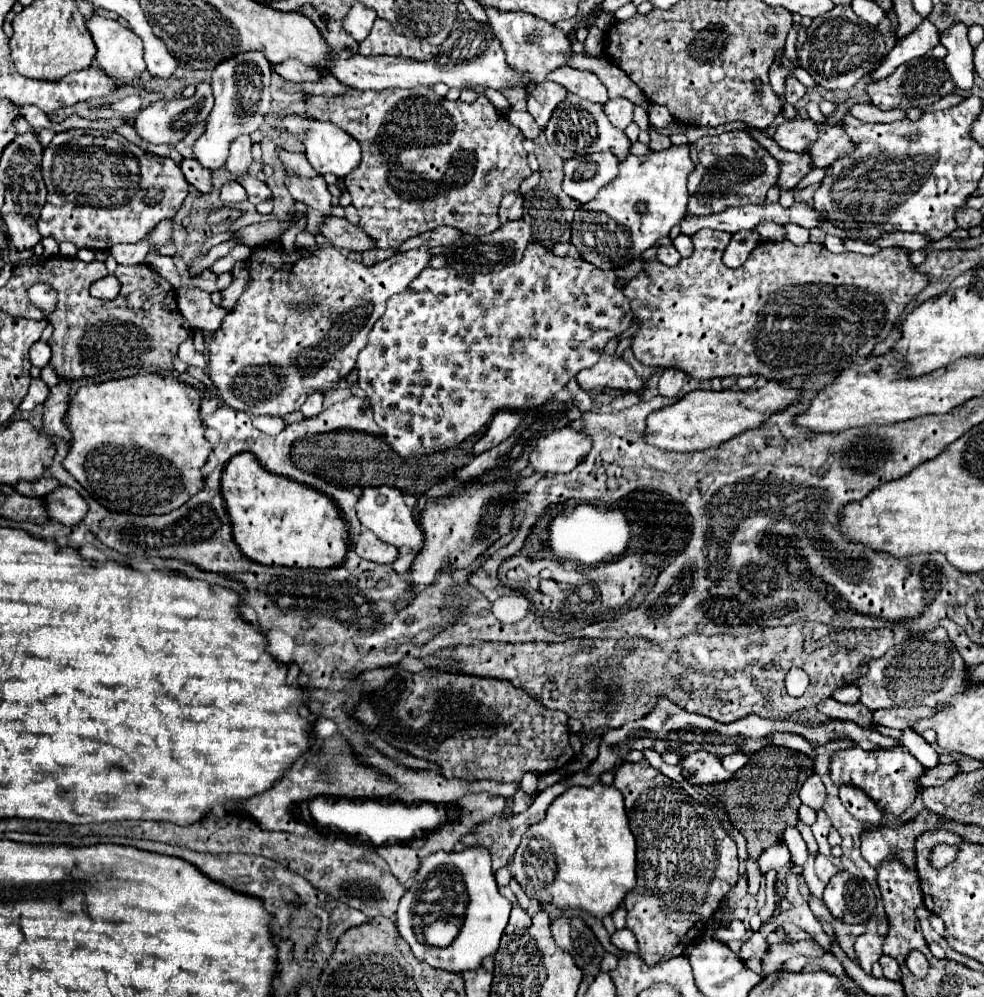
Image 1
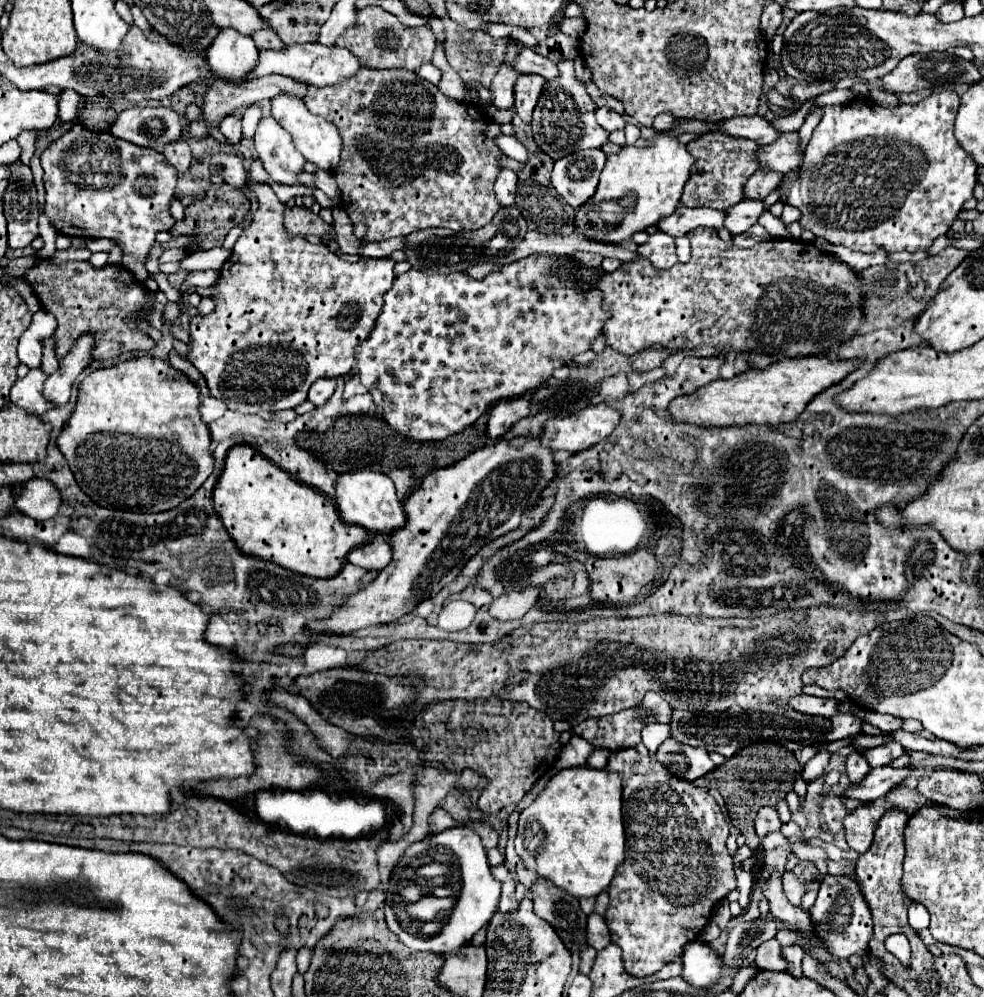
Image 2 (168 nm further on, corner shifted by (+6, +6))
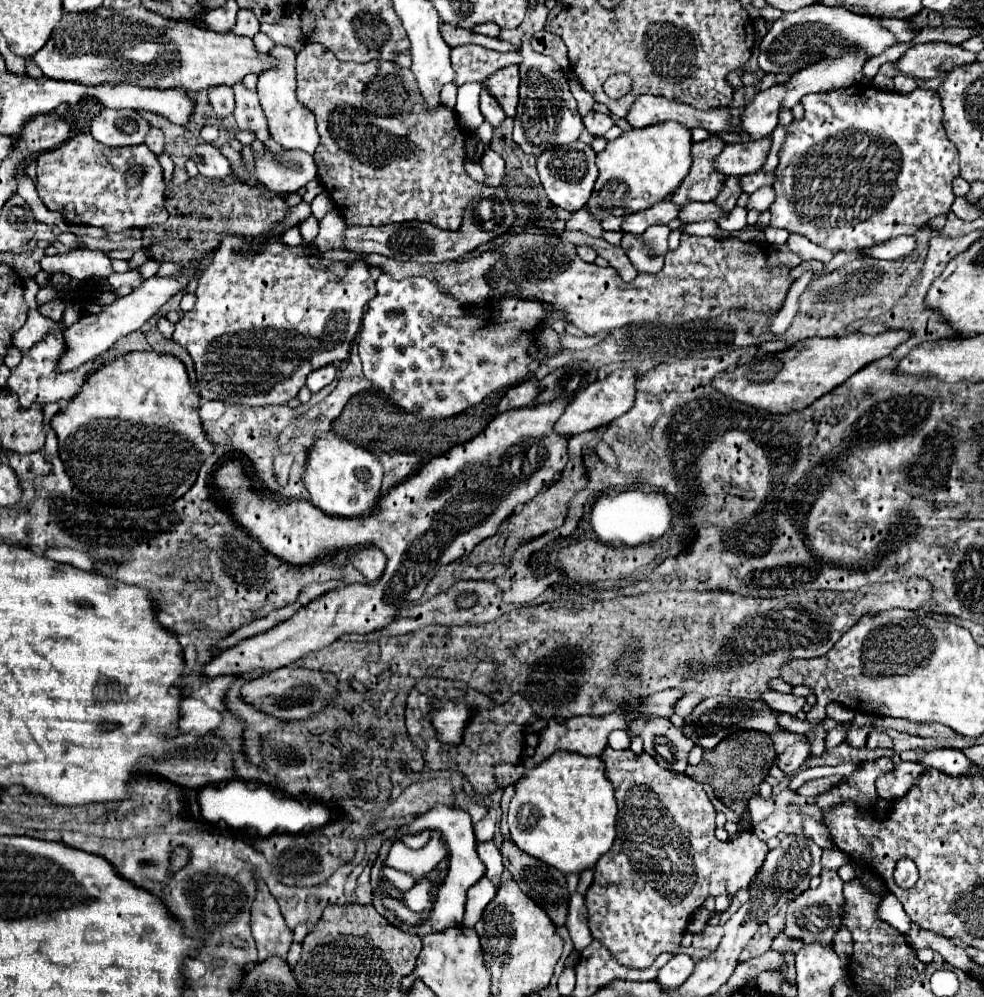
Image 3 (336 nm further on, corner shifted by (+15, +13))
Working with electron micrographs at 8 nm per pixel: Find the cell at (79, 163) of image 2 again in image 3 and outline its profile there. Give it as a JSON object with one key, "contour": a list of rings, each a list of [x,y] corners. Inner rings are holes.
{"contour":[[[75,130],[67,142],[57,150],[47,150],[37,158],[37,192],[41,202],[51,210],[59,212],[69,224],[89,224],[101,226],[107,232],[127,232],[131,228],[145,228],[151,224],[163,224],[165,214],[165,184],[163,170],[157,156],[145,146],[125,146],[109,148],[97,142],[91,132]]]}

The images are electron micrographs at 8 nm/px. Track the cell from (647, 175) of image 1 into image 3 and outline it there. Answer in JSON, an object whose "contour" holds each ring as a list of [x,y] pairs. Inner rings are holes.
{"contour":[[[677,122],[629,130],[611,140],[607,148],[597,154],[595,164],[599,176],[585,208],[595,220],[603,220],[609,214],[629,216],[659,204],[683,182],[691,168],[691,132]]]}

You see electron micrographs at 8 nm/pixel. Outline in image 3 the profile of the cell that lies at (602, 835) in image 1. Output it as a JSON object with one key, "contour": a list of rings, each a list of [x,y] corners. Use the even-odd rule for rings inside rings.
{"contour":[[[571,752],[551,754],[515,784],[507,818],[511,840],[517,848],[565,876],[593,868],[615,840],[617,806],[613,784],[609,782],[599,756]]]}

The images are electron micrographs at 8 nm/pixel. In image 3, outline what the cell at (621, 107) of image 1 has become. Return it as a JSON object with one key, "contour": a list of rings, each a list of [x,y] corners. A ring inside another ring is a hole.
{"contour":[[[589,112],[585,118],[583,118],[583,124],[585,128],[593,134],[593,136],[603,136],[611,126],[613,126],[613,120],[609,114],[601,114],[601,112]]]}

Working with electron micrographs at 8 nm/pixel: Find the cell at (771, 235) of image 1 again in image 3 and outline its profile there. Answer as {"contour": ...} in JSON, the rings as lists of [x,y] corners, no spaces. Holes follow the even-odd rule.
{"contour":[[[689,202],[685,206],[685,214],[681,214],[681,222],[701,222],[701,220],[721,220],[729,216],[727,210],[723,210],[721,206],[717,206],[715,202]]]}

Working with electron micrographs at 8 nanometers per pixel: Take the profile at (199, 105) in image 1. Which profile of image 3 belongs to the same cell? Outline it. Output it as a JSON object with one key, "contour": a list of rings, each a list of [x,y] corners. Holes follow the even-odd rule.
{"contour":[[[103,108],[91,124],[91,134],[105,146],[137,146],[149,134],[151,124],[137,110]]]}

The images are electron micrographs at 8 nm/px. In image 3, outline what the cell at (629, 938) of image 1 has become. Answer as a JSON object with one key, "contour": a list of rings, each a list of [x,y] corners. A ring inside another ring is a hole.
{"contour":[[[573,894],[569,902],[569,916],[567,916],[567,930],[571,934],[571,940],[575,944],[575,950],[583,950],[589,942],[593,942],[591,930],[589,930],[589,916],[585,898],[581,894]]]}

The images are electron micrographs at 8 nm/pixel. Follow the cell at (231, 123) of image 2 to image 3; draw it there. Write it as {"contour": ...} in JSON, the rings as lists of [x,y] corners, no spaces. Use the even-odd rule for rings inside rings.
{"contour":[[[215,86],[209,90],[209,102],[219,118],[227,118],[235,110],[233,90],[229,86]]]}

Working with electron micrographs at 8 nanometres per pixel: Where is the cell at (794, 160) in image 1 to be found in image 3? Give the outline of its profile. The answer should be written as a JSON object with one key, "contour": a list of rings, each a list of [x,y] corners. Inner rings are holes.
{"contour":[[[729,176],[725,180],[725,186],[723,186],[721,194],[715,198],[715,202],[719,206],[725,206],[725,210],[733,210],[739,196],[741,196],[741,192],[743,192],[741,190],[741,176]]]}

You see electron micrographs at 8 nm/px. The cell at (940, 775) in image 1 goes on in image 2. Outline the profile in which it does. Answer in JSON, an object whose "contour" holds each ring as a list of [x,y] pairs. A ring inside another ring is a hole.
{"contour":[[[886,765],[886,767],[870,769],[870,773],[858,785],[850,785],[848,789],[844,789],[842,797],[870,803],[870,801],[874,801],[878,797],[884,797],[894,785],[902,783],[908,773],[910,773],[908,767],[892,769],[892,767]]]}

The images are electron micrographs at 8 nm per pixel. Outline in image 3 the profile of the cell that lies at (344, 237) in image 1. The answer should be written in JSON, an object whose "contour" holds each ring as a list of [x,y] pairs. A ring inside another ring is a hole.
{"contour":[[[195,176],[167,194],[165,208],[169,212],[167,222],[147,226],[143,232],[143,242],[153,260],[177,262],[183,266],[185,262],[195,264],[199,258],[215,250],[221,238],[229,234],[273,236],[289,212],[287,202],[277,194],[257,194],[253,186],[243,184],[233,176],[223,180]]]}

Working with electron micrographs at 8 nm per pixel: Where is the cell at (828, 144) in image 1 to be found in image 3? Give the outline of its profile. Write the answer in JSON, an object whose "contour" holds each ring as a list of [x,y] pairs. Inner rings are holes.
{"contour":[[[771,136],[751,140],[743,144],[727,144],[721,156],[717,156],[717,168],[725,176],[745,176],[761,170],[771,150]]]}

